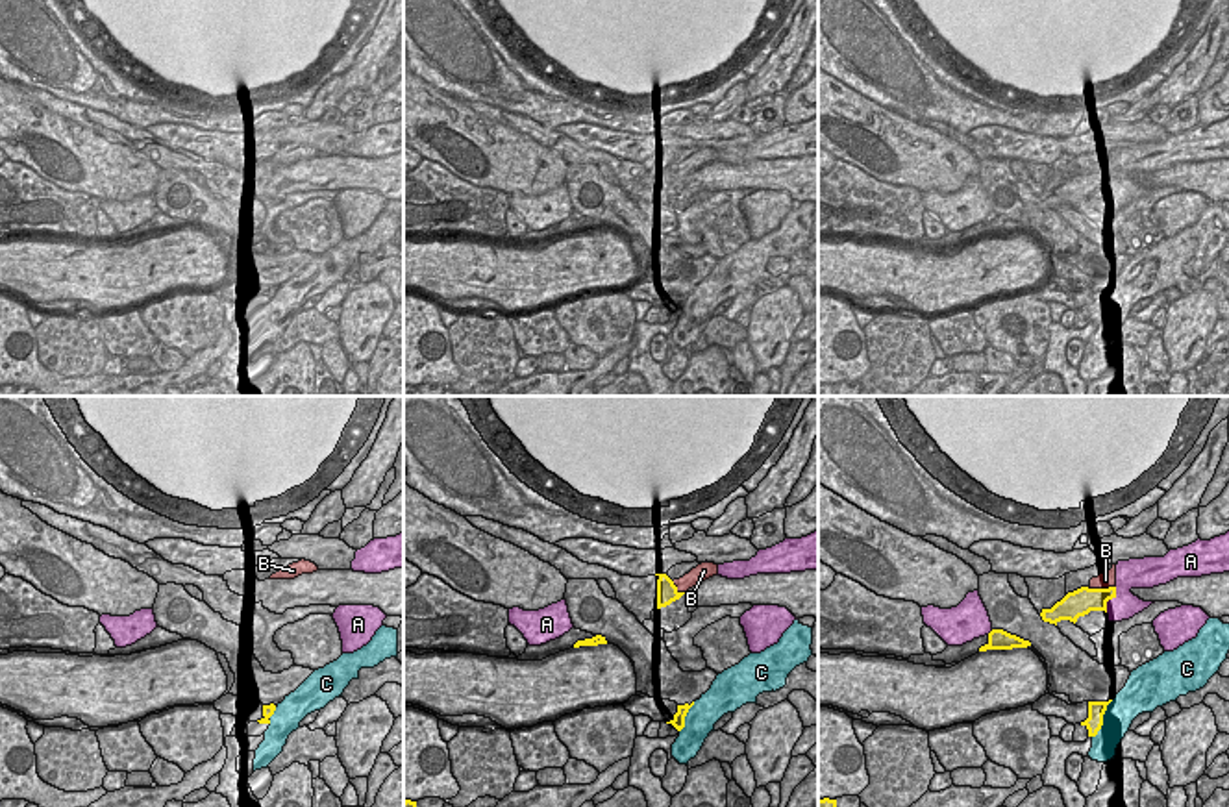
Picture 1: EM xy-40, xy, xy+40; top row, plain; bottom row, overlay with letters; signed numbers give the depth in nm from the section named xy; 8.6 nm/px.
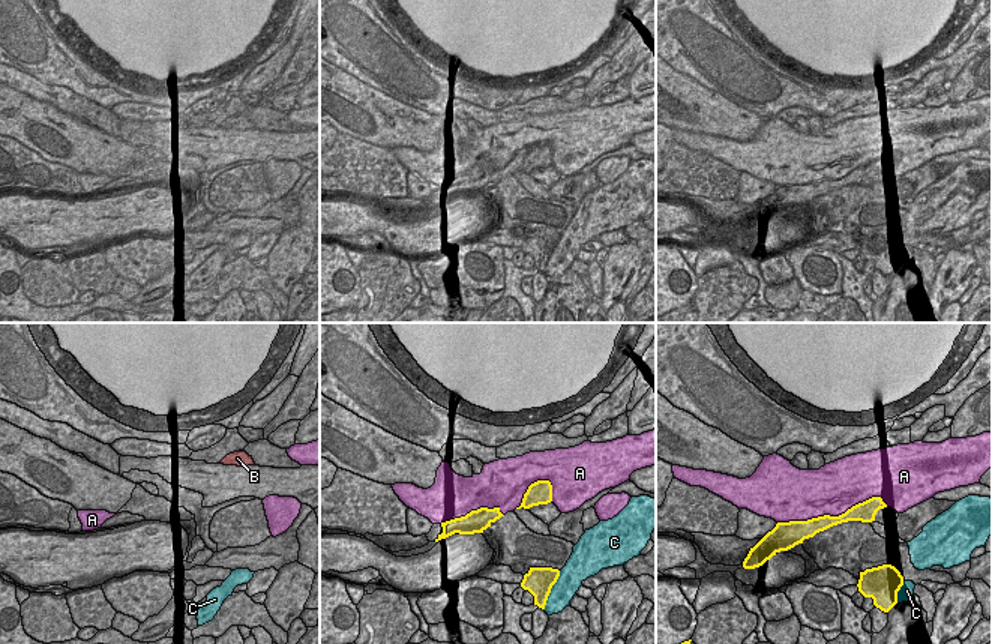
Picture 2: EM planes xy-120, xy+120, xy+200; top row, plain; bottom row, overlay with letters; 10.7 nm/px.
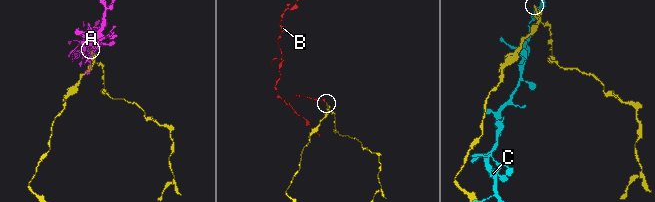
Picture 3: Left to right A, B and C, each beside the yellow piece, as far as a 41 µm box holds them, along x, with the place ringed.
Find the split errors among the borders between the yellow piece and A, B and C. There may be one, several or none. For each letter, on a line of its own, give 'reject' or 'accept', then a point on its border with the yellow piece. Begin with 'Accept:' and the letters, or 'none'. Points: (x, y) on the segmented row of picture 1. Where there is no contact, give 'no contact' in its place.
Accept: B
A: reject; meets yellow in xy+40 at (1109, 598)
B: accept; meets yellow in xy+40 at (1100, 589)
C: reject; meets yellow in xy+40 at (1102, 719)

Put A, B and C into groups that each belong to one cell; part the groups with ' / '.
A / B / C

